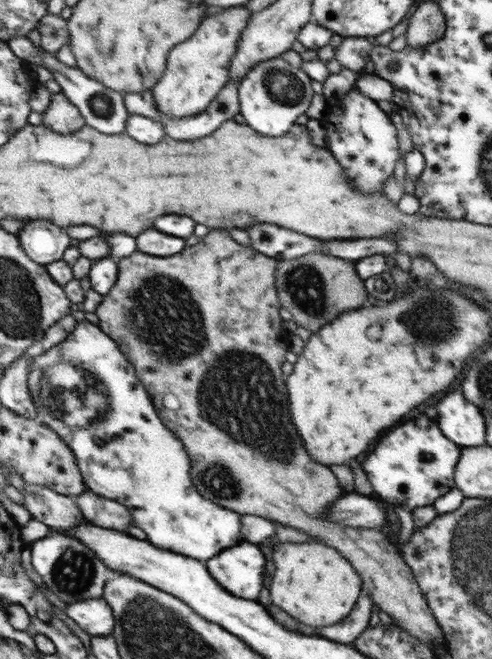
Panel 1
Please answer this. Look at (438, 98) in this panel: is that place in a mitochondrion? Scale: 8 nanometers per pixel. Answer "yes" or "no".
no

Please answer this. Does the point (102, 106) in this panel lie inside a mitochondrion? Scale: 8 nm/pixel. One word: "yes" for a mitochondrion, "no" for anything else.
yes

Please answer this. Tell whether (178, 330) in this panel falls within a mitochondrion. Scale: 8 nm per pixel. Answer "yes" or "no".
yes

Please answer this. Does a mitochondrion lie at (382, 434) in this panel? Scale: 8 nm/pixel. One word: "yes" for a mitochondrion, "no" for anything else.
no

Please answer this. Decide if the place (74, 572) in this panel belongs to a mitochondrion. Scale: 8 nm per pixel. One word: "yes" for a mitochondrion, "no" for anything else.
yes

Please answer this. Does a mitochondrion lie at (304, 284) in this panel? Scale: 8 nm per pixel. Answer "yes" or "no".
yes

